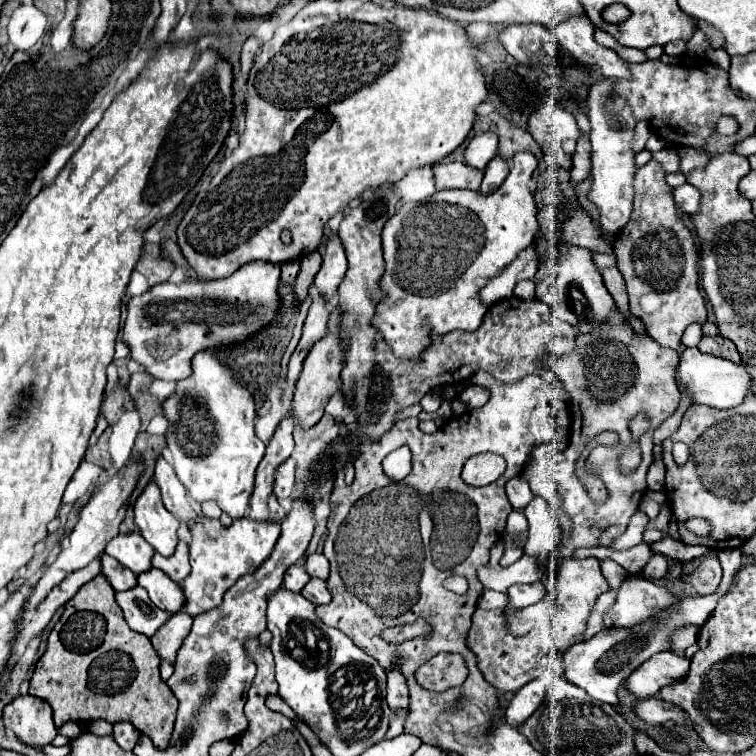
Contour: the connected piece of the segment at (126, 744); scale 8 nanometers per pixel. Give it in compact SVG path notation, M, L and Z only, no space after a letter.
M131 723L113 725L113 738L126 751L132 751L141 733Z

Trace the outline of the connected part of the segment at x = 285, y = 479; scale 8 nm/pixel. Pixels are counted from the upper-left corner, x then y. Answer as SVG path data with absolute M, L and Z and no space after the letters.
M289 457L285 463L279 465L279 471L275 473L275 487L273 493L283 499L289 497L293 491L293 483L295 483L295 459Z

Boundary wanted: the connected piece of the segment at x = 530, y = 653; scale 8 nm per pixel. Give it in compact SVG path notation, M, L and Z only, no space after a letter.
M477 609L473 615L473 625L467 635L467 647L477 655L479 659L479 671L483 671L483 677L499 691L517 691L525 683L537 679L543 673L541 661L541 643L539 643L539 631L532 629L524 636L515 637L507 631L507 619L503 609Z

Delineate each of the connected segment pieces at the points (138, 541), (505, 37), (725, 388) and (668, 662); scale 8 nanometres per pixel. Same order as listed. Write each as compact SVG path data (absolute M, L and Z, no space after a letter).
M129 531L123 535L113 537L105 551L115 557L119 563L129 567L135 575L151 569L151 557L153 557L153 547L139 535L139 531Z
M509 25L499 33L499 41L521 65L555 65L559 43L543 25Z
M687 347L681 353L681 363L677 367L677 385L681 395L691 399L691 405L707 405L715 409L737 407L749 391L751 377L745 365L735 365L729 359L701 353L699 347Z
M671 651L657 653L629 675L629 679L625 681L625 687L641 699L651 697L667 683L685 679L689 671L689 663L691 661L687 657L675 655Z

